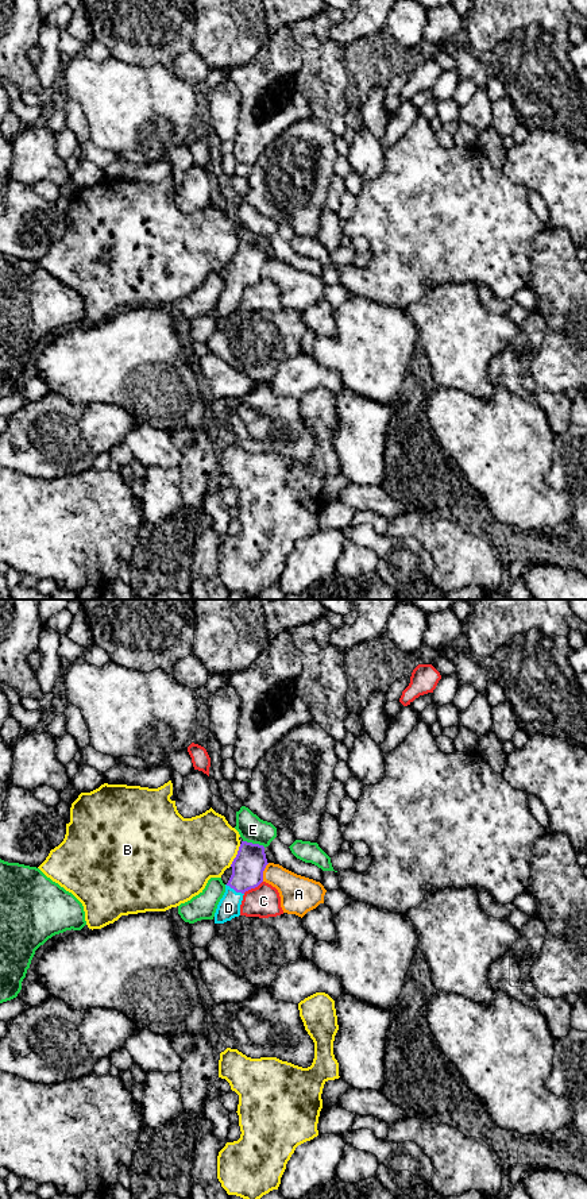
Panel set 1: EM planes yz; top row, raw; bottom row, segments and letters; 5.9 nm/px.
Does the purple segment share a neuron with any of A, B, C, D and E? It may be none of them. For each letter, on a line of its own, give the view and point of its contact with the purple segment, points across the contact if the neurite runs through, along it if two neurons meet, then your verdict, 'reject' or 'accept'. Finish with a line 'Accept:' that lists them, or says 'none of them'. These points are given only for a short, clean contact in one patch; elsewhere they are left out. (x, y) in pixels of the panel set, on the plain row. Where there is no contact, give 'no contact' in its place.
A: yz (262, 268) | reject
B: yz (236, 250) | reject
C: yz (253, 282) | along yz (262, 276), (243, 288) | reject
D: yz (235, 285) | across yz (247, 262), (247, 269), (235, 285), (228, 303) | accept
E: yz (254, 239) | along yz (243, 235), (265, 242) | reject
Accept: D

